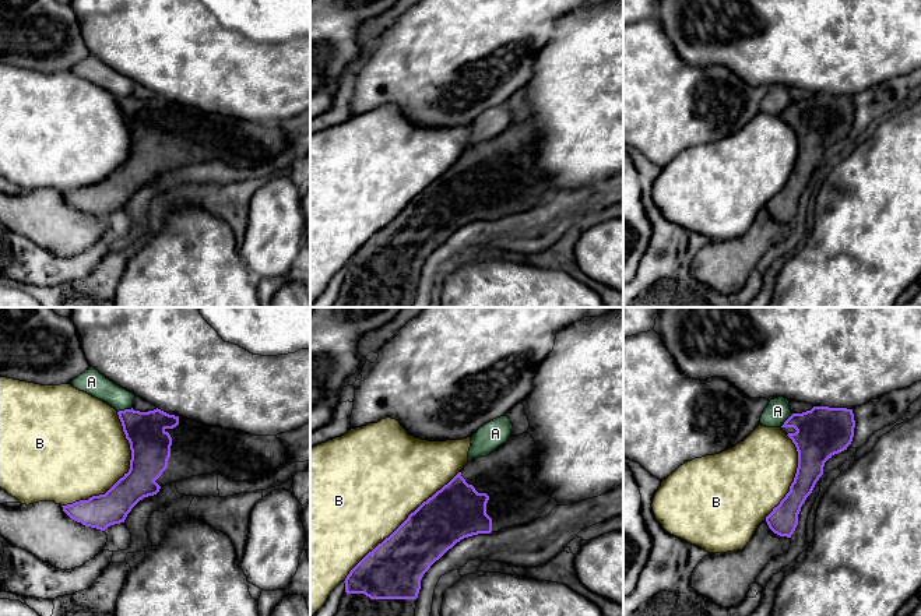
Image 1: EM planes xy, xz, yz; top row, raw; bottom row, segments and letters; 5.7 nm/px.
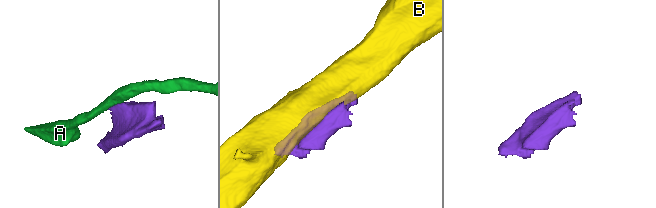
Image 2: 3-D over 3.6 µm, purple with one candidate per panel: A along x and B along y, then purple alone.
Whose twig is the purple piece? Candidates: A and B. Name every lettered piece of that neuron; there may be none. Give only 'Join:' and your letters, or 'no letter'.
Join: no letter

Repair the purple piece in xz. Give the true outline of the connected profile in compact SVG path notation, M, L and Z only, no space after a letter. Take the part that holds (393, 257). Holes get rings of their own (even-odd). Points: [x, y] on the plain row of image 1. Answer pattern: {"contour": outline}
{"contour": "M525 119L510 124L486 144L468 148L464 155L432 184L423 189L408 205L372 239L369 239L347 263L345 279L331 307L411 307L421 267L430 253L464 225L499 219L507 214L544 205L558 189L534 172L534 144L537 133Z"}

